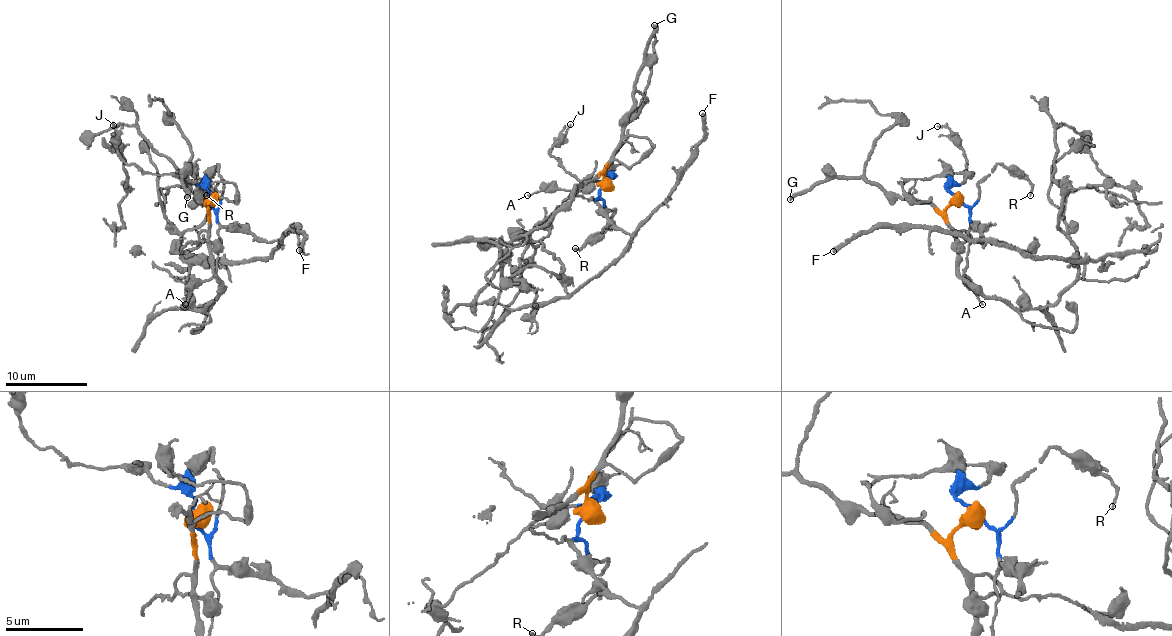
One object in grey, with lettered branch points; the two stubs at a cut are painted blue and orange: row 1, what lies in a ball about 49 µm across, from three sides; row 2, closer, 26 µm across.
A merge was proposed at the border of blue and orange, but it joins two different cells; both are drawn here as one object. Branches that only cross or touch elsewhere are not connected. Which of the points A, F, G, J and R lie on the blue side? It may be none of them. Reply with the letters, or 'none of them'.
A, F, J, R

